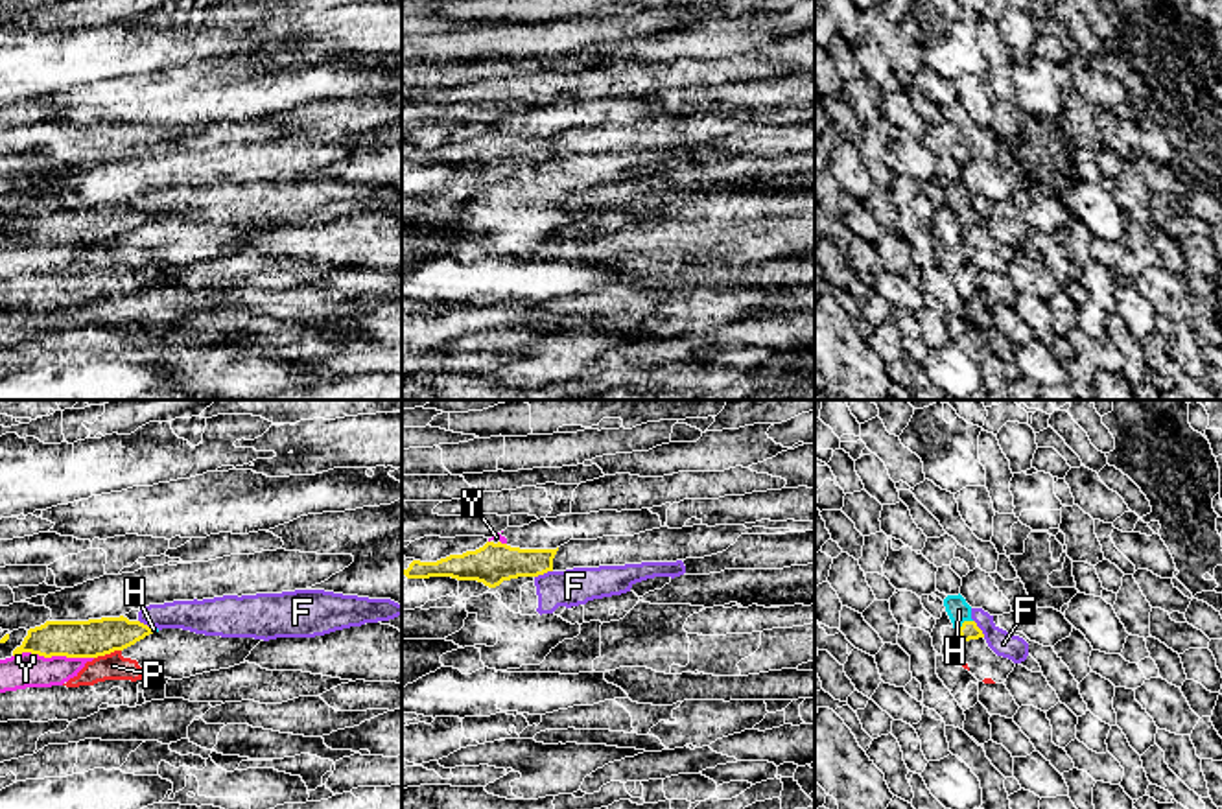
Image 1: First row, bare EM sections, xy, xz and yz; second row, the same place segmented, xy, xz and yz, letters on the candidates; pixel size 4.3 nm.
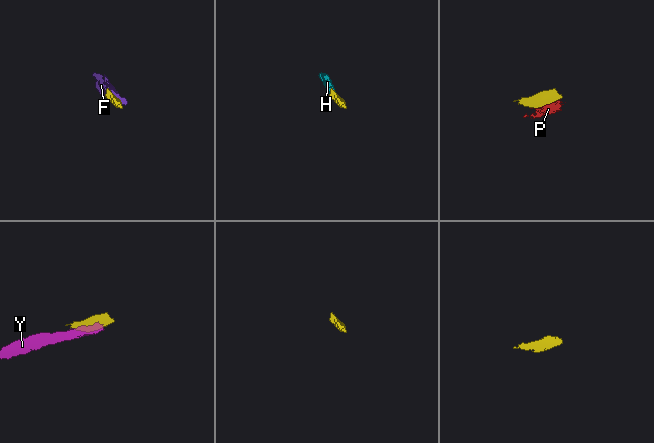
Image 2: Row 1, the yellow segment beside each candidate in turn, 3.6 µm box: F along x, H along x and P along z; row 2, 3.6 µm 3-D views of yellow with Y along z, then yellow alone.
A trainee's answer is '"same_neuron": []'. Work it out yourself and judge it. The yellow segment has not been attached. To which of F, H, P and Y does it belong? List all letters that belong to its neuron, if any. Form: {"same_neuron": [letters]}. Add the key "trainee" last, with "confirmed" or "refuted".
{"same_neuron": ["H"], "trainee": "refuted"}

